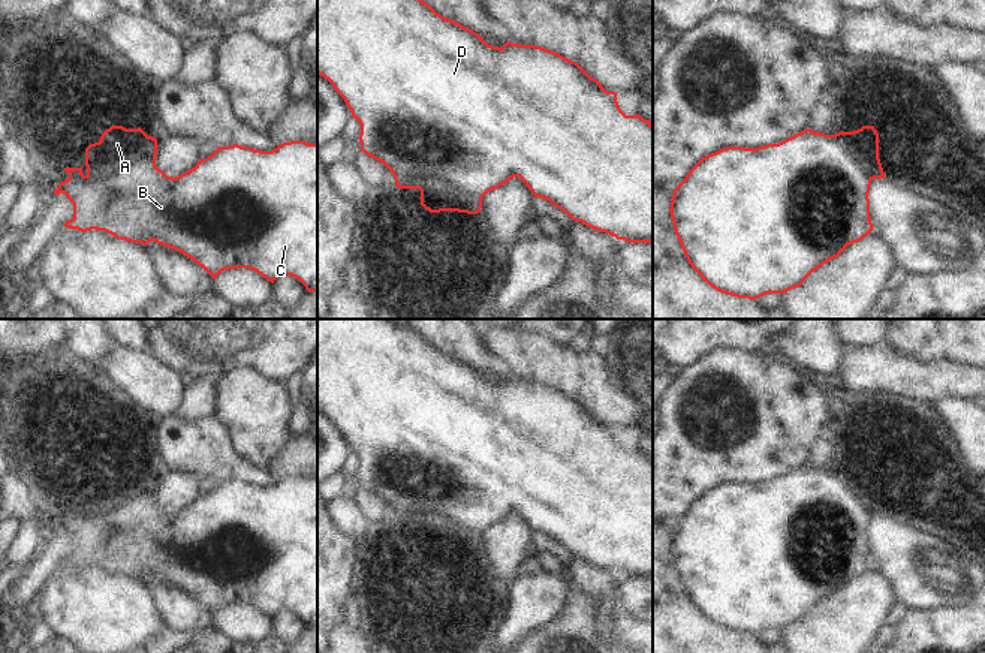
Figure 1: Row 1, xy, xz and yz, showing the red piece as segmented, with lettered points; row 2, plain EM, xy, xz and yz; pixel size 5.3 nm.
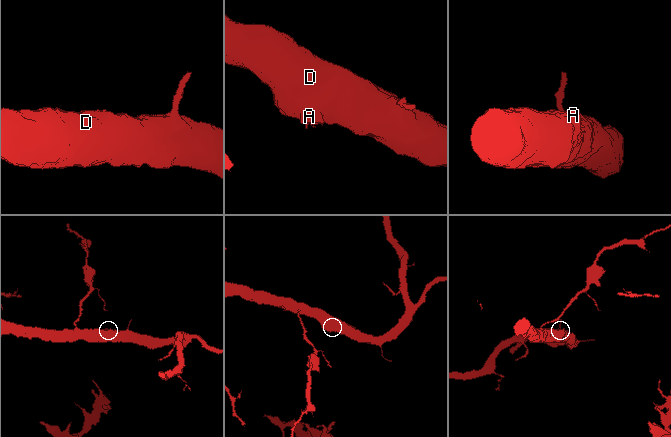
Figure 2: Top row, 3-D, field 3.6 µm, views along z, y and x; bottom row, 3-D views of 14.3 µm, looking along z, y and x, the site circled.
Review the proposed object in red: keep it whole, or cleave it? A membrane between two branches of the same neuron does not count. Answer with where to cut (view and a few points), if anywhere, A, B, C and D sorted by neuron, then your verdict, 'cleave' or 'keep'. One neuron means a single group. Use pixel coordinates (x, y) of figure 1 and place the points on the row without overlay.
no cut; A B C D; keep

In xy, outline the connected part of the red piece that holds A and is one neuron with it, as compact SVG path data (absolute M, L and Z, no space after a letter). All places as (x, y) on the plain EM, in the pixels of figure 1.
M111 461L106 464L99 478L90 479L85 484L85 502L87 509L82 509L81 503L64 503L69 514L61 517L54 526L55 530L64 529L73 539L73 553L63 562L69 565L78 565L87 568L91 565L105 566L114 571L117 575L126 575L130 578L141 578L147 581L150 577L156 577L165 583L174 584L184 592L195 596L202 602L213 614L225 605L248 604L265 613L268 617L280 611L292 611L298 614L308 628L317 629L317 479L308 479L305 476L283 478L271 487L254 485L251 482L241 482L238 479L228 482L217 482L217 485L207 494L199 494L195 503L172 514L156 502L157 475L148 472L141 463L126 464L123 461Z

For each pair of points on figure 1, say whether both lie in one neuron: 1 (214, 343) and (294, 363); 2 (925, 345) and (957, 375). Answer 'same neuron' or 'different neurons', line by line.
1: same neuron
2: different neurons

